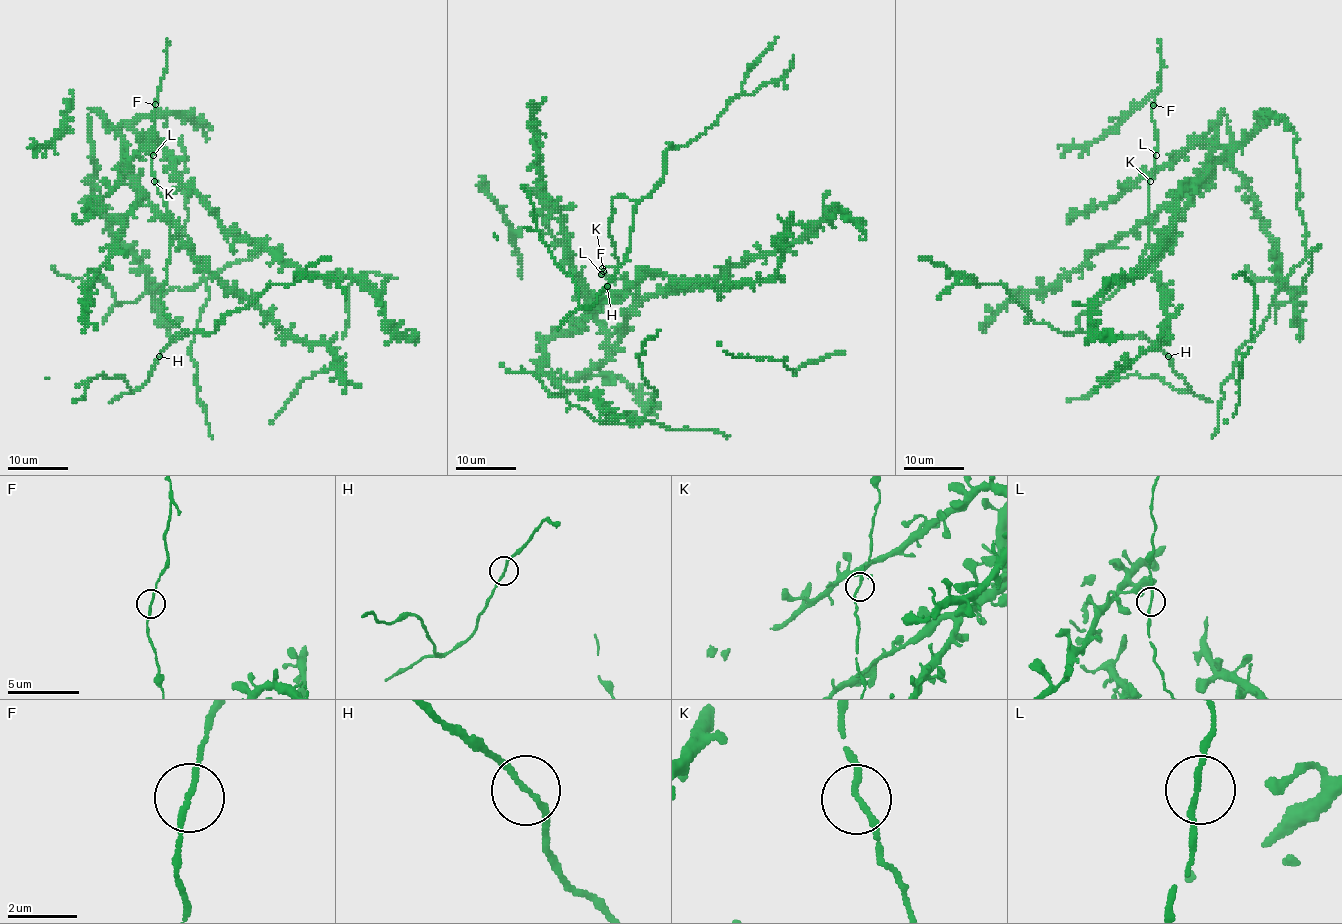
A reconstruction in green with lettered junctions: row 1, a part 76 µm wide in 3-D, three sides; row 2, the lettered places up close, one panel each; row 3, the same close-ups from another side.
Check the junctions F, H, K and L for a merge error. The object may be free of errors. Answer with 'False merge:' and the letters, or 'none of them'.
False merge: none of them

